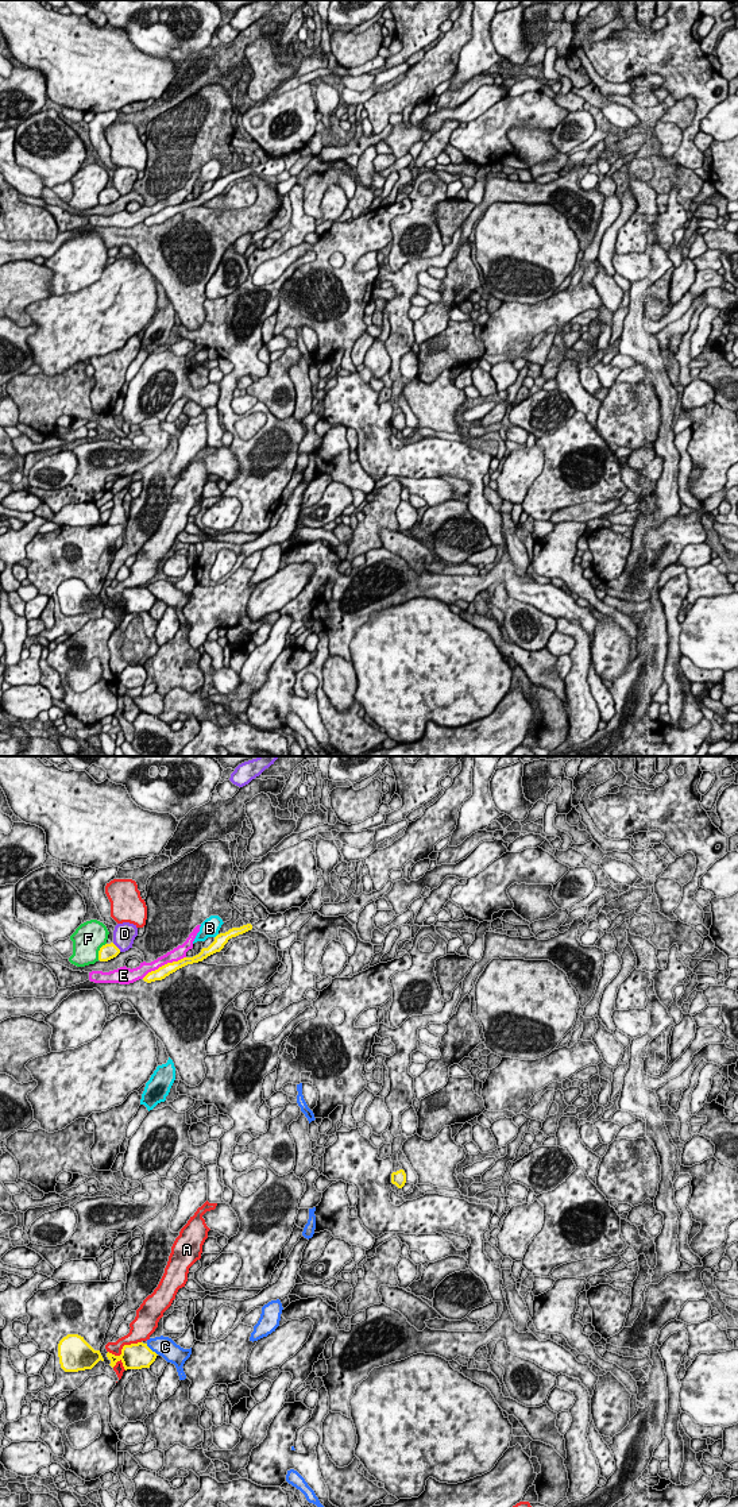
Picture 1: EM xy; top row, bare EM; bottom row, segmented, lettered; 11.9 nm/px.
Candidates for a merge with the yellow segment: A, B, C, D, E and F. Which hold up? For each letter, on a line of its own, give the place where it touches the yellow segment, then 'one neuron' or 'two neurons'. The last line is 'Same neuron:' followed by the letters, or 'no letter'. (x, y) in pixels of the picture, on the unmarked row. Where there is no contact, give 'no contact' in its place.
A: xy (123, 592) | two neurons
B: xy (216, 180) | two neurons
C: xy (150, 593) | two neurons
D: xy (116, 191) | two neurons
E: xy (165, 208) | two neurons
F: xy (99, 195) | two neurons
Same neuron: no letter

